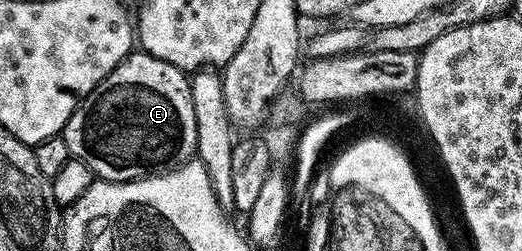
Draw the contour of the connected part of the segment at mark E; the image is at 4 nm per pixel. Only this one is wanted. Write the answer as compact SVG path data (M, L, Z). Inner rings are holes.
M143 49L133 50L90 94L80 100L80 106L74 109L70 121L66 121L62 134L72 158L86 161L96 179L111 183L144 179L147 175L171 171L189 162L198 141L189 80L189 76L174 65L149 55Z

